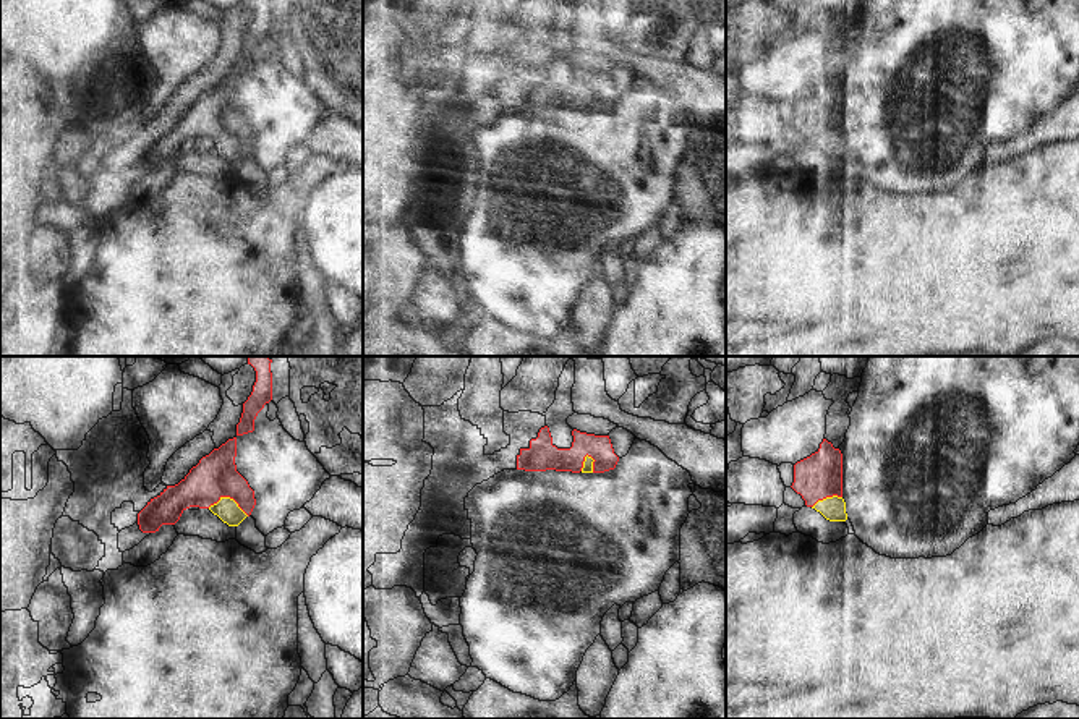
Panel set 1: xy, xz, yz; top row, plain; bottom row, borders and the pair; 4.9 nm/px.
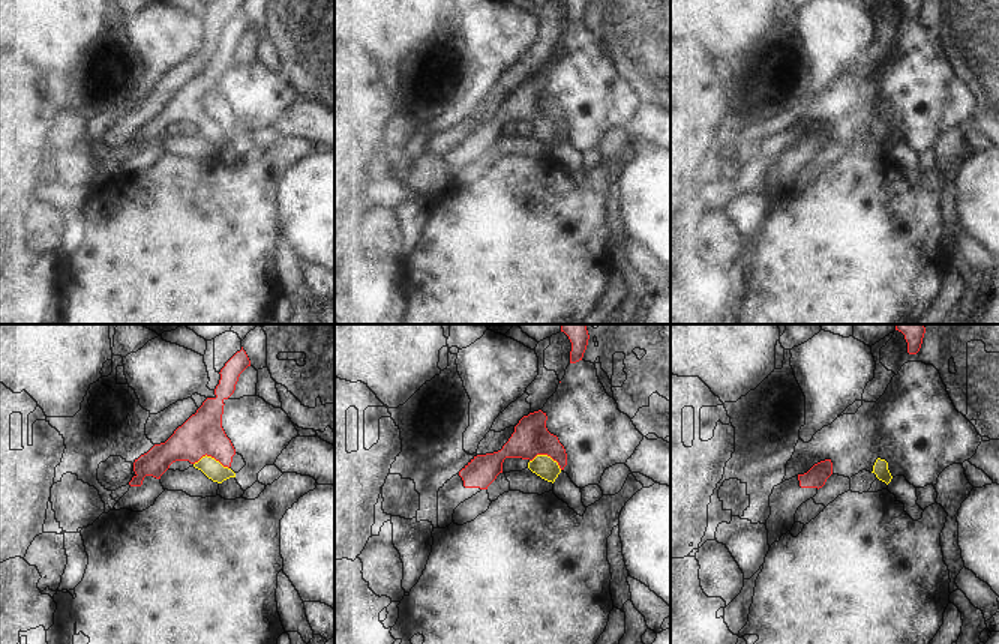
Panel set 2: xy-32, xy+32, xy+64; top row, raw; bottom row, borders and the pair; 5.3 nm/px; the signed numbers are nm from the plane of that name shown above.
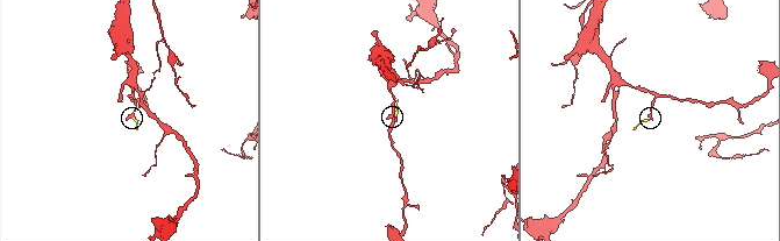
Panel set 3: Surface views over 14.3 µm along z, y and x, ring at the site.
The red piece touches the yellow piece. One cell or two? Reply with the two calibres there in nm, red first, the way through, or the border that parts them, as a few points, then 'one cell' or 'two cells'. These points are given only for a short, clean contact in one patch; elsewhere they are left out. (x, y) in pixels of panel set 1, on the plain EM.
calibres 220 and 110 nm; way xy (214, 114), (214, 119), (229, 133), (226, 146); one cell

